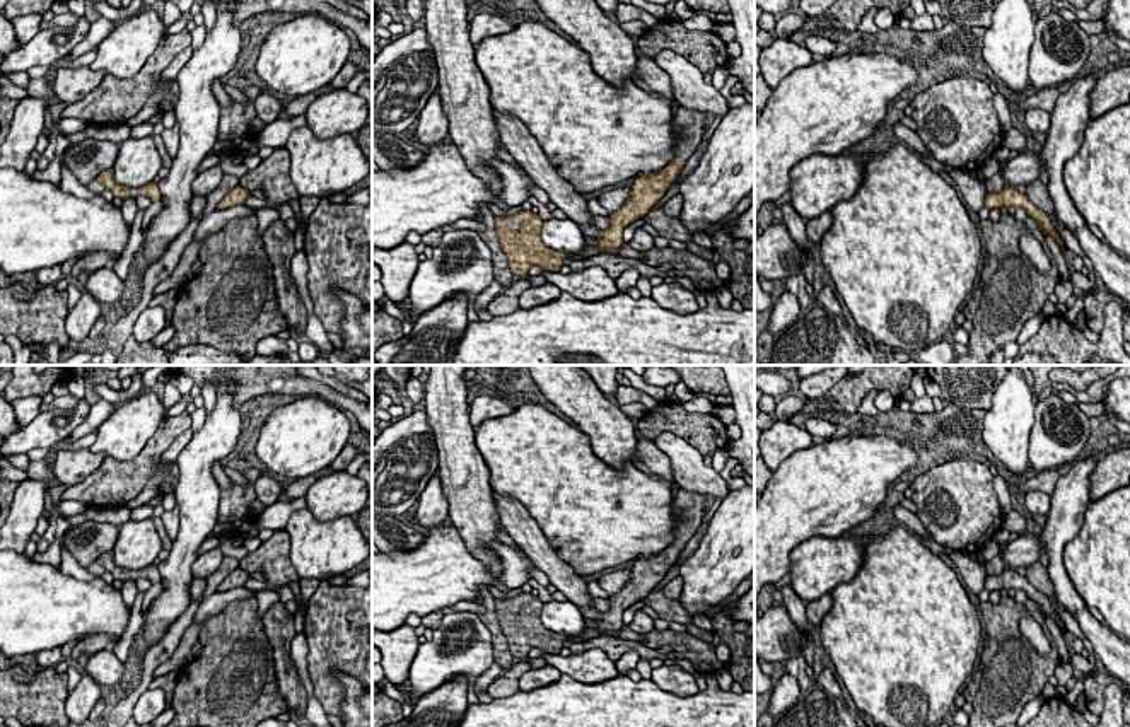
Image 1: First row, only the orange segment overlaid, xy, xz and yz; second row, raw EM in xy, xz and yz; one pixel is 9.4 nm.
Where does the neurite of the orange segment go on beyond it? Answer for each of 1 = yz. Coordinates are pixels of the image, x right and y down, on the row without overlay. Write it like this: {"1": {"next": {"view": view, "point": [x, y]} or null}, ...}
{"1": {"next": null}}

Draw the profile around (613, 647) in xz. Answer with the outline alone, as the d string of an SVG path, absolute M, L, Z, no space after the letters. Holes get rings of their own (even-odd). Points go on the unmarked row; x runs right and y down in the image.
M599 635L594 638L589 638L584 643L584 648L601 648L613 662L616 662L623 654L635 650L640 659L650 660L650 659L661 659L666 660L666 654L659 654L657 650L642 645L637 640L623 640L620 637L608 637L608 635Z

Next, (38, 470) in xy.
M29 461L26 473L29 478L44 481L48 486L60 485L55 478L53 464L46 461Z

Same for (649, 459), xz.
M638 439L633 464L649 476L659 476L669 481L673 493L676 493L678 485L674 481L671 461L652 440Z

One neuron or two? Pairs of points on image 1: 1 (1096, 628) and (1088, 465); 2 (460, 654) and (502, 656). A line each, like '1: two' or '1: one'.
1: one
2: two

